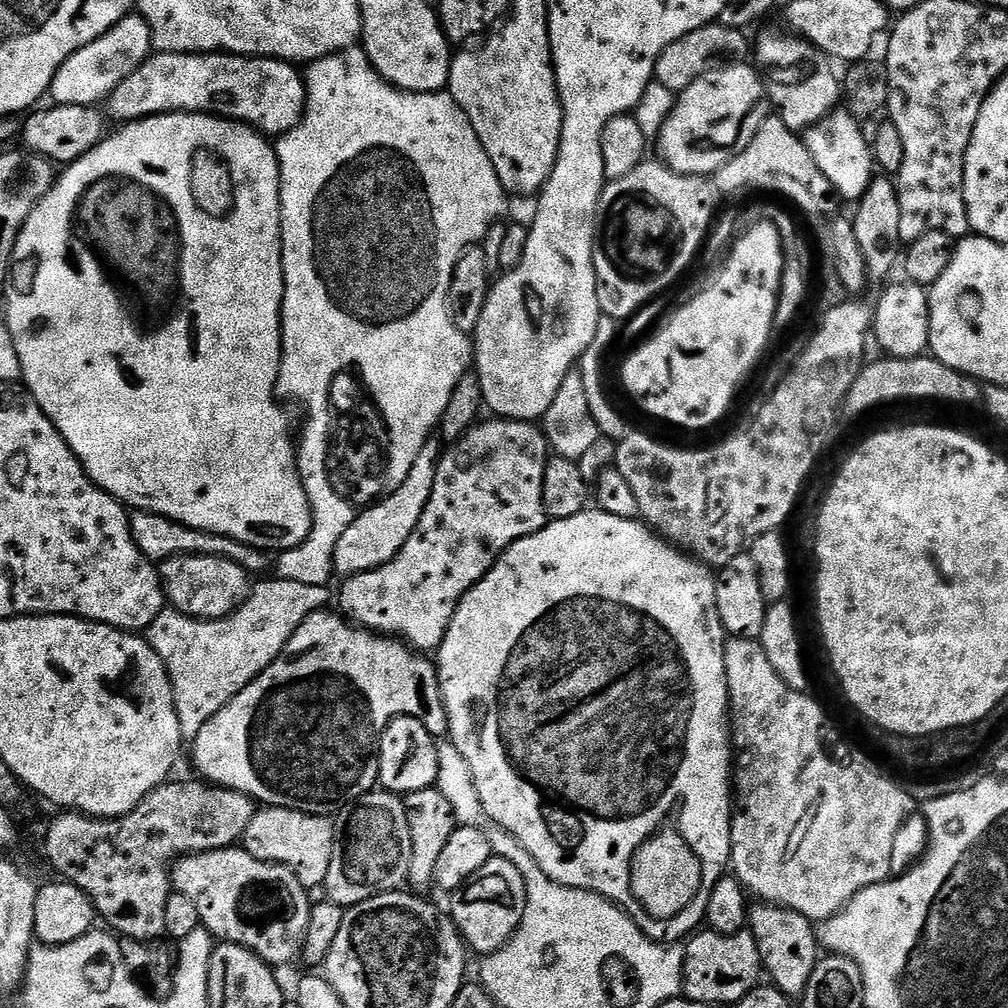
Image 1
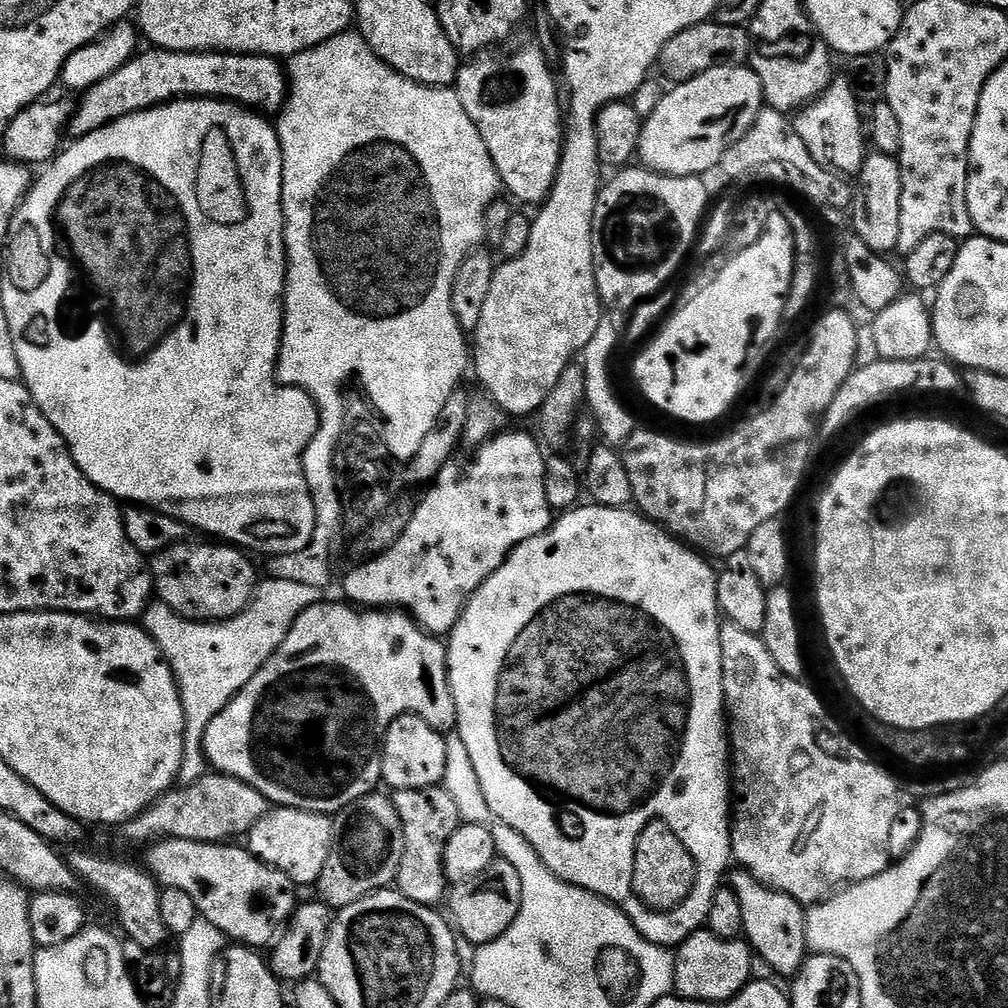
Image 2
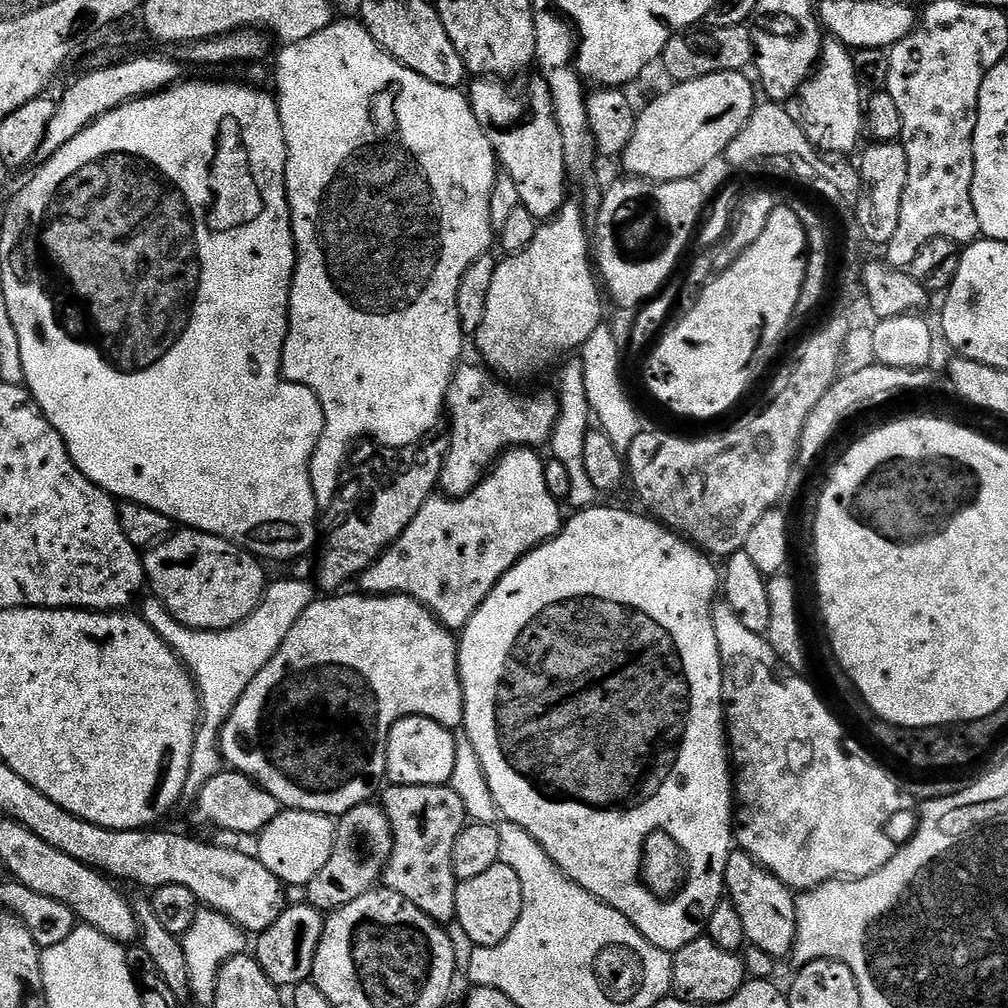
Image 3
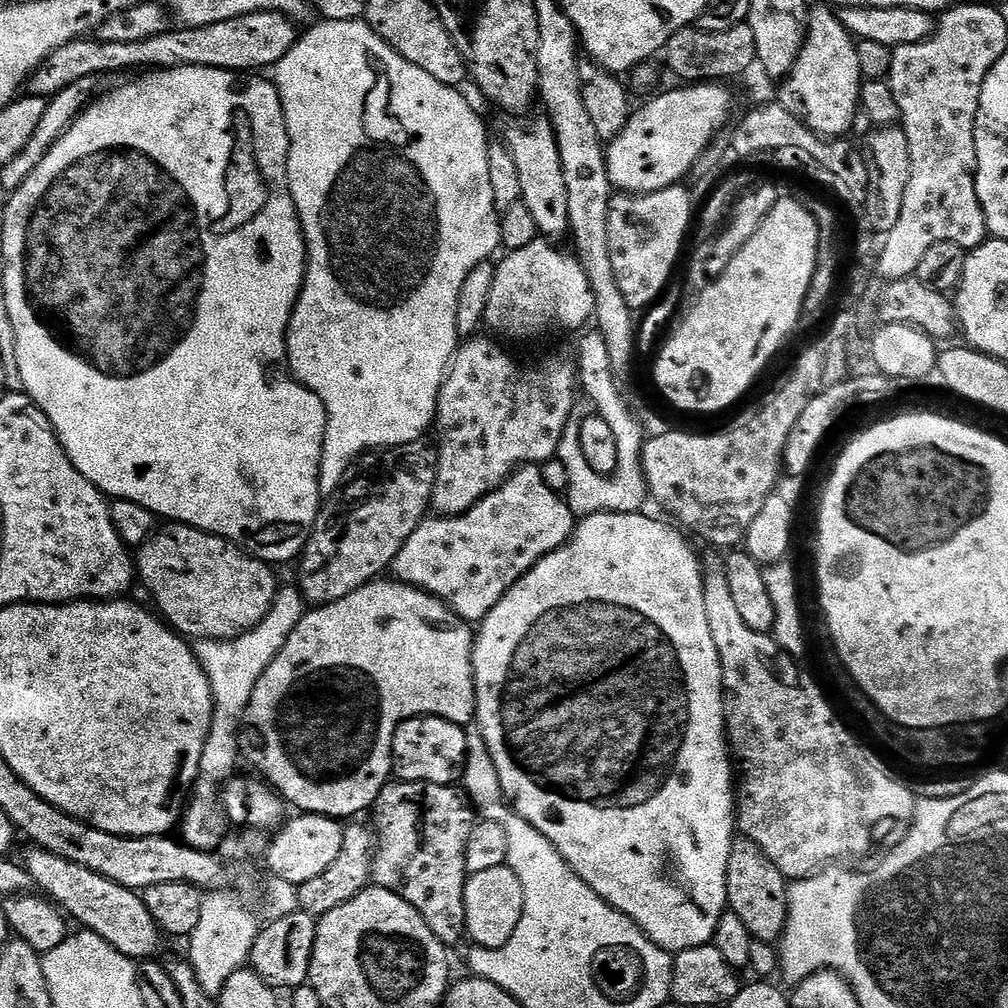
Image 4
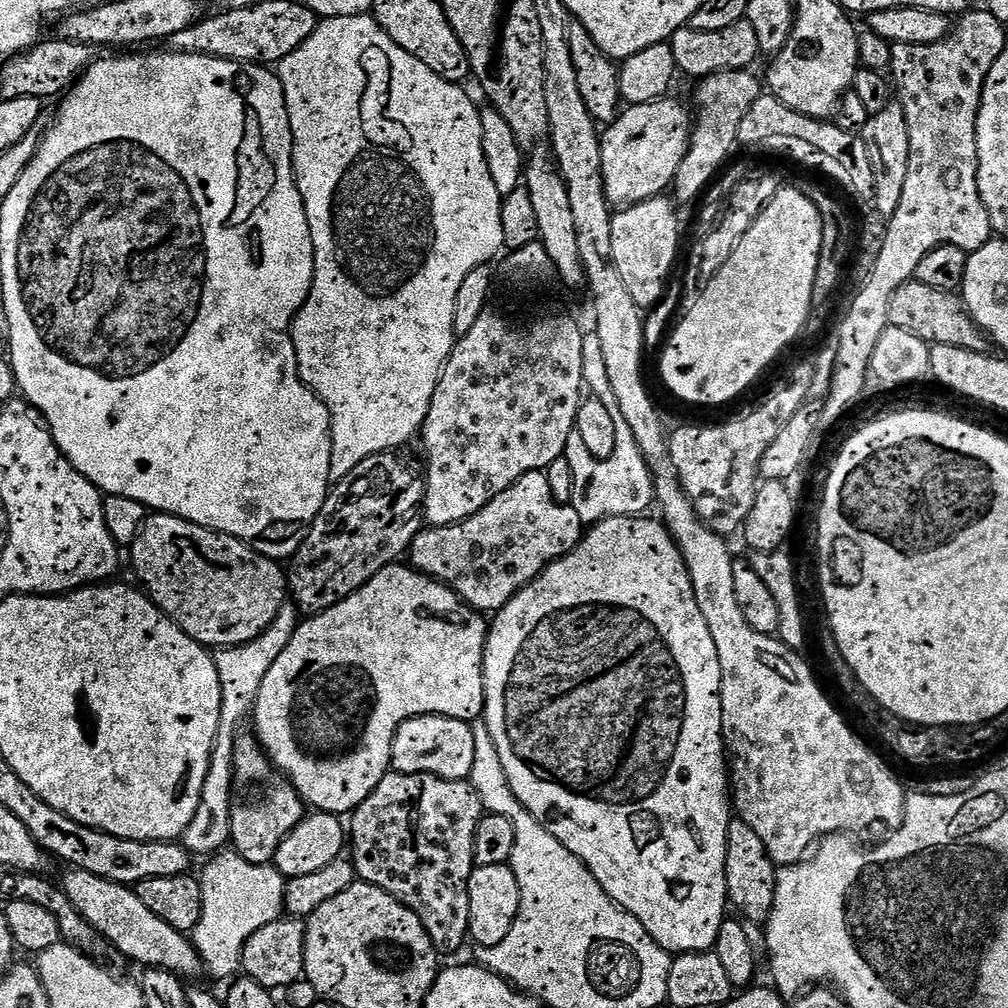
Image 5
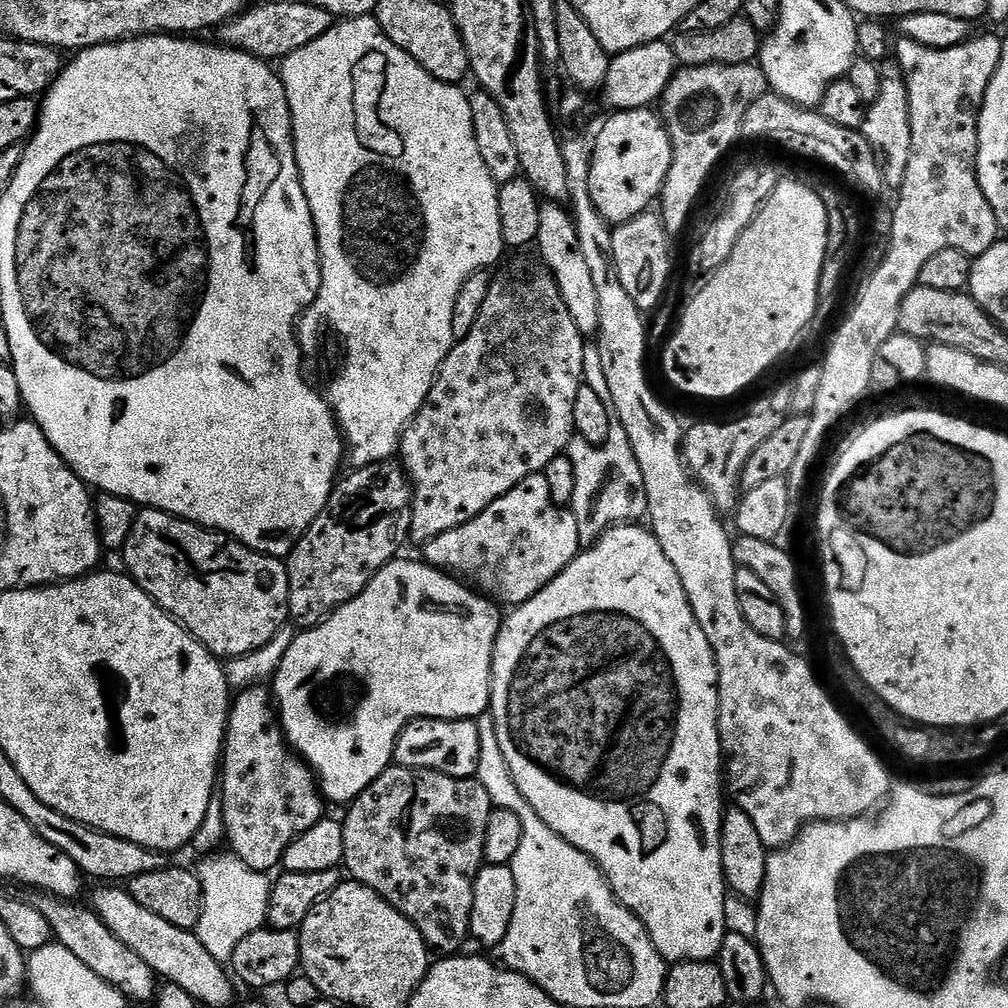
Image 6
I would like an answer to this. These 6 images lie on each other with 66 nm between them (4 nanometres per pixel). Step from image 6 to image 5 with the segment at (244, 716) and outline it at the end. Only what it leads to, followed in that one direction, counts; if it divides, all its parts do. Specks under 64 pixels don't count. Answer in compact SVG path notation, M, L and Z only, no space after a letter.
M252 734L244 735L237 735L236 749L232 755L232 765L236 771L235 783L253 784L264 796L256 796L245 804L233 803L230 818L231 847L239 856L246 858L246 862L272 864L286 834L290 834L294 826L304 821L306 805L296 787L272 767L272 761L261 748L259 739Z

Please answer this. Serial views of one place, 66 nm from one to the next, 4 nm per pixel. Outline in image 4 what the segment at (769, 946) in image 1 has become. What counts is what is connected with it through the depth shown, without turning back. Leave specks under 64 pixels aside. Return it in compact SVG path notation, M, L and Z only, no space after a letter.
M733 839L728 851L722 891L726 897L727 911L738 914L738 919L746 925L753 940L771 945L779 941L788 910L788 884L778 866L766 858L766 854L753 840Z

